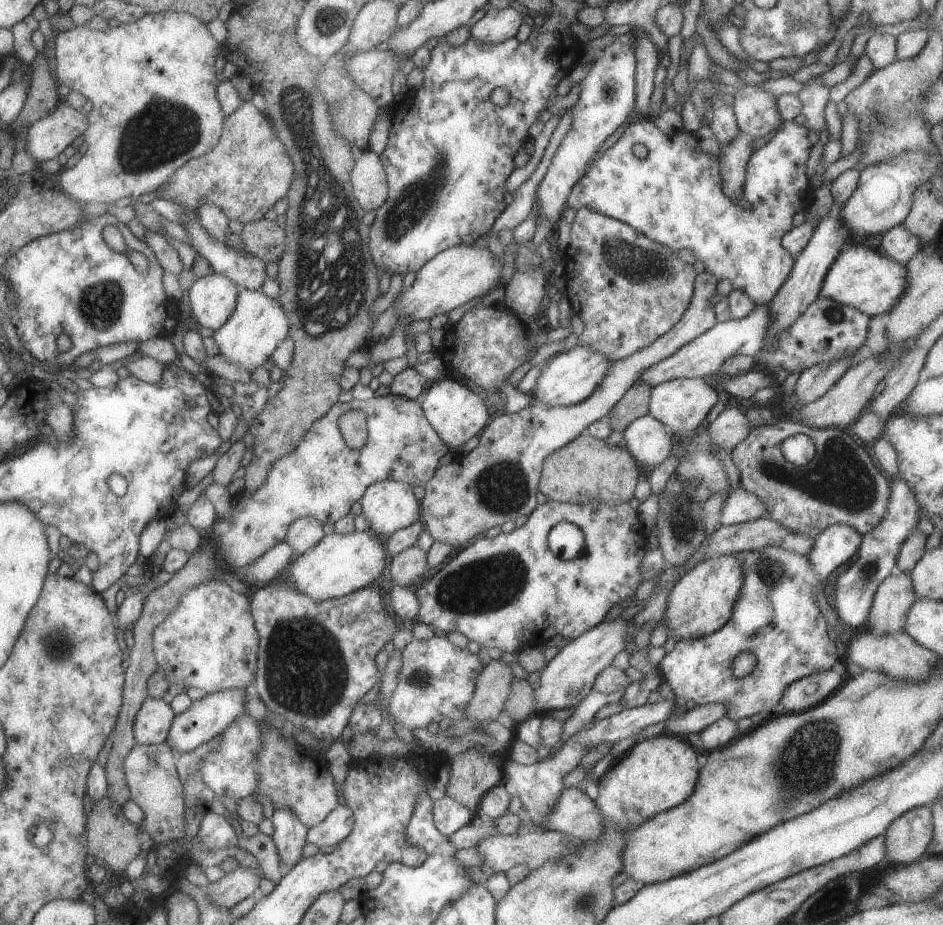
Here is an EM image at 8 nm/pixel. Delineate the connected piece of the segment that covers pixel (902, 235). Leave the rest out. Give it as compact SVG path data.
M900 223L887 233L882 234L882 248L890 258L905 265L920 250L922 241Z

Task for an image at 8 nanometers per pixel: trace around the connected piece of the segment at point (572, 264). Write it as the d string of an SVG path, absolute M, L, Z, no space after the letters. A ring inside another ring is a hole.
M580 208L577 210L575 221L571 227L571 239L569 247L564 251L565 261L565 274L566 279L565 287L567 288L567 297L571 303L573 312L580 316L583 320L586 328L578 336L578 344L584 347L590 347L591 350L601 352L607 359L620 360L634 354L637 350L647 347L652 344L657 338L660 338L666 331L669 331L677 322L680 322L682 315L686 312L686 309L691 303L693 292L695 289L696 272L694 267L682 261L678 255L671 250L669 246L658 243L657 240L638 232L633 226L628 223L616 220L615 218L604 216L599 212L590 210L589 208Z

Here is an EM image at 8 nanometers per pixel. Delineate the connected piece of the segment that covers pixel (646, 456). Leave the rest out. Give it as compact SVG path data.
M650 414L633 420L623 436L624 447L648 473L671 456L672 433Z

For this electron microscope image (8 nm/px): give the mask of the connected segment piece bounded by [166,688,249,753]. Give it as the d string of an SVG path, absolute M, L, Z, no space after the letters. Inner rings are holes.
M233 688L212 693L200 701L194 701L190 708L177 714L172 720L166 742L174 751L182 753L194 750L197 746L208 742L221 732L240 715L246 714L248 694L245 688Z

